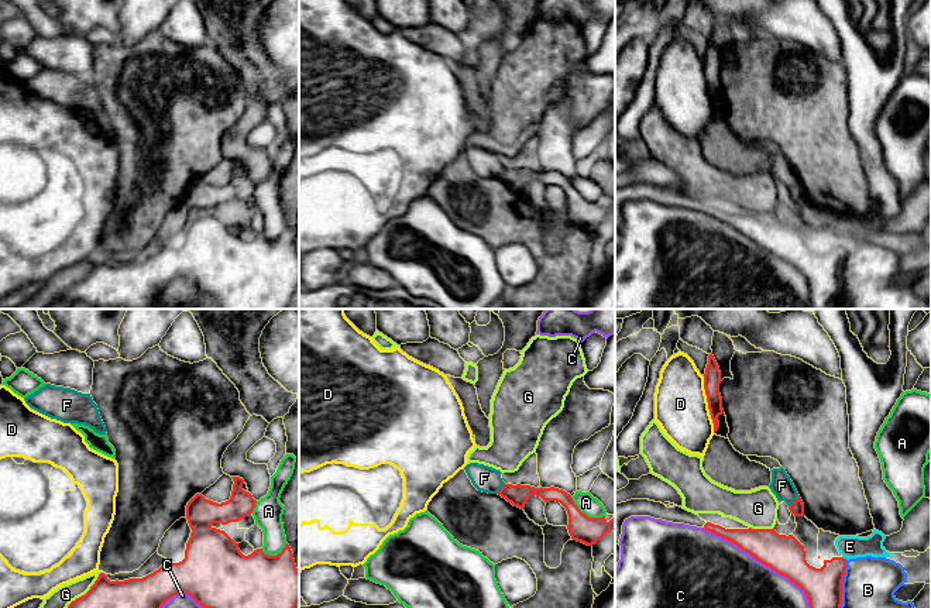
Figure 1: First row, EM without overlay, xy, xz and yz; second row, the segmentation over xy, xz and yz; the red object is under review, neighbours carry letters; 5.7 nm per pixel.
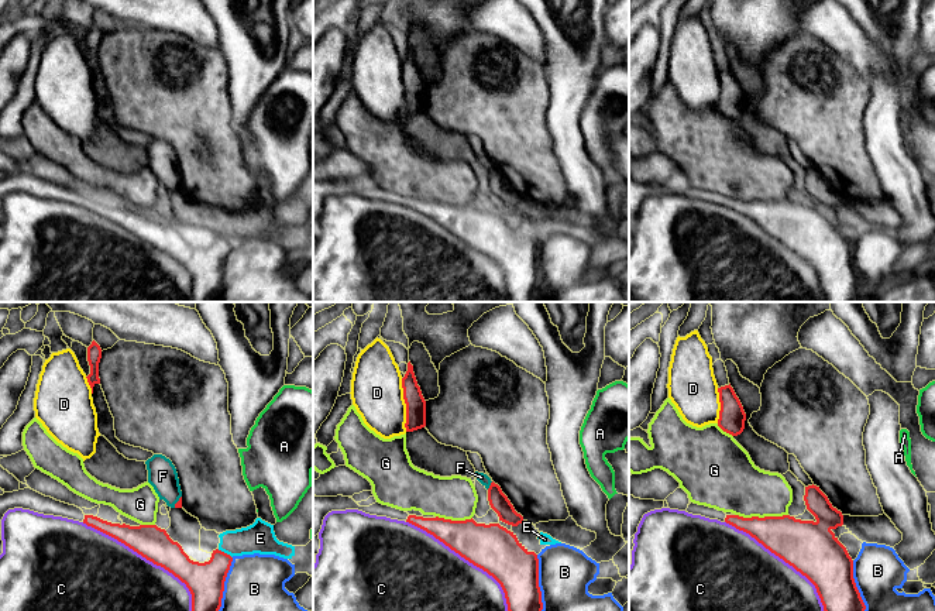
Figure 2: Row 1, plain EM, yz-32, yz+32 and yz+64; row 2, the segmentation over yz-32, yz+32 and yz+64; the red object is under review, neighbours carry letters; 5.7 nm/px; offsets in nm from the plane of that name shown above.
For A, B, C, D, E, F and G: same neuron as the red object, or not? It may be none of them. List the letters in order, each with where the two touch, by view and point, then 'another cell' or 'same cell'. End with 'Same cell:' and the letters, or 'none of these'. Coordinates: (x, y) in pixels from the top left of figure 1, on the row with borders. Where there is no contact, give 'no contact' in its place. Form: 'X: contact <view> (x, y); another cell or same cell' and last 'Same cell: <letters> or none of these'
A: contact xz (584, 514); another cell
B: contact yz (841, 584); another cell
C: contact yz (761, 562); another cell
D: contact yz (708, 405); another cell
E: contact yz (845, 559); another cell
F: contact yz (796, 500); another cell
G: contact xy (86, 593); another cell
Same cell: none of these

